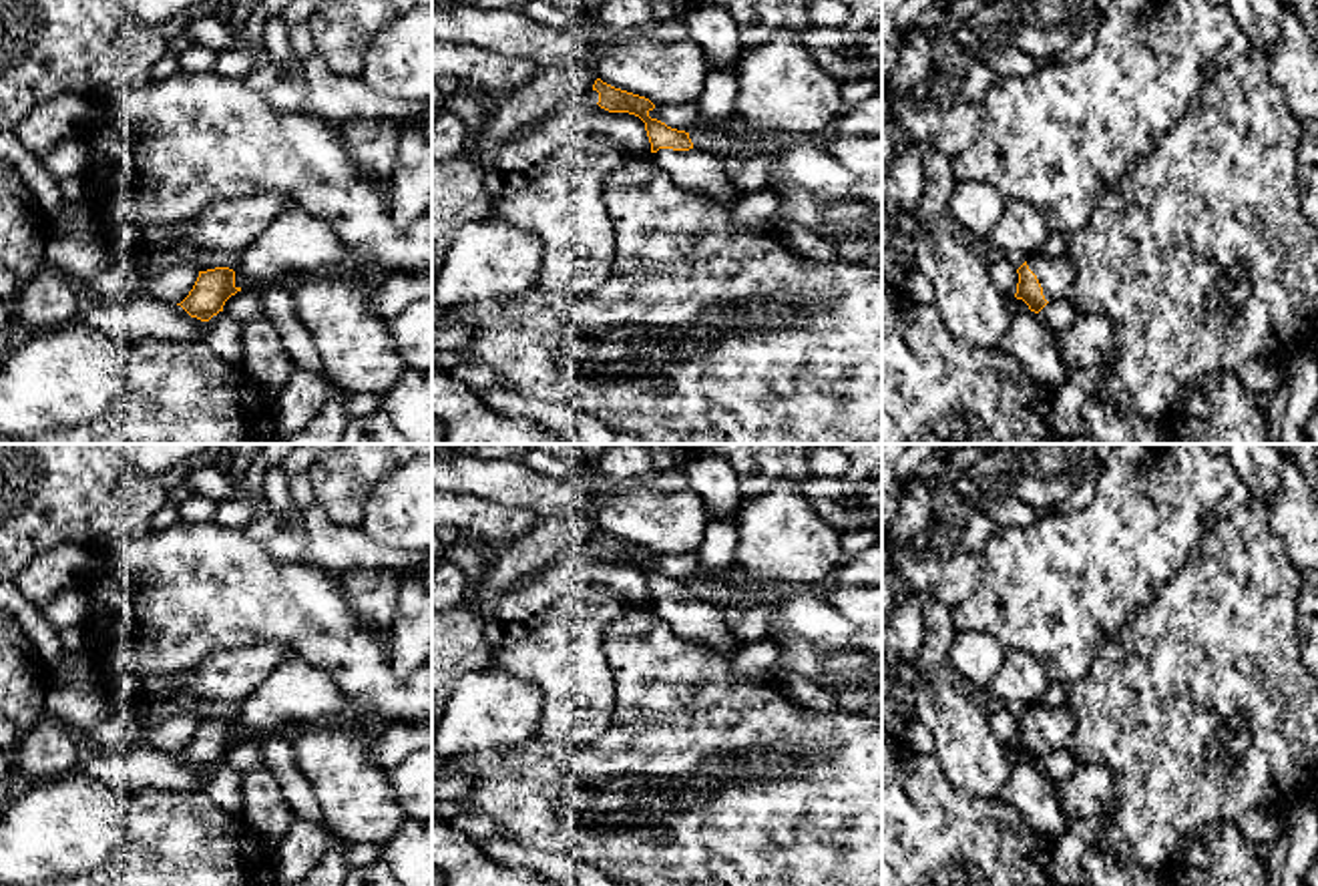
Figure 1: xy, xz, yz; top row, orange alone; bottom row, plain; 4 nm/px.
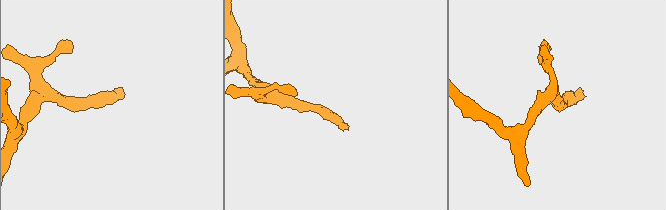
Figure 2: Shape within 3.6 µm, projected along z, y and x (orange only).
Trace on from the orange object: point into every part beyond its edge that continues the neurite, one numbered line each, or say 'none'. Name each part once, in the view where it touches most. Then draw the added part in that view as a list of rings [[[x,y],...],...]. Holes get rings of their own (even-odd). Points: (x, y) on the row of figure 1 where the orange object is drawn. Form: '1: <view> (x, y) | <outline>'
1: xz (700, 171) | [[[659,149],[657,165],[683,189],[705,195],[717,205],[729,207],[743,193],[723,175],[723,159],[713,153],[689,149]]]

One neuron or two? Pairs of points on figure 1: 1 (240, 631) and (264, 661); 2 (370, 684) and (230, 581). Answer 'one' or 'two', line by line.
1: two
2: one

